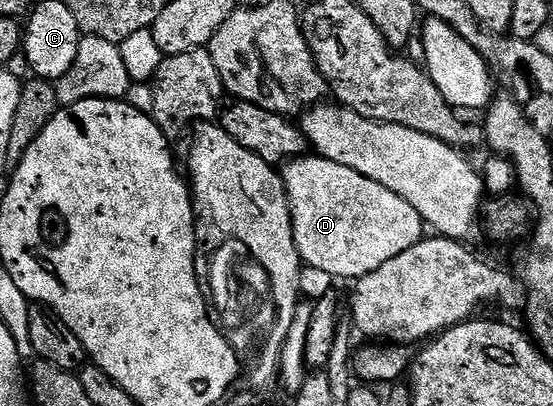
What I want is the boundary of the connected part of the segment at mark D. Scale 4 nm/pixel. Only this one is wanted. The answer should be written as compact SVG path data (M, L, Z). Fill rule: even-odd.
M308 153L282 164L281 174L291 206L293 237L297 241L299 255L310 270L312 267L323 275L354 281L365 273L373 273L373 269L381 269L385 261L393 261L397 253L405 253L405 249L417 245L424 238L424 221L409 201L385 189L385 185L377 185L377 181L369 181L369 177L361 177L361 173L345 169L345 165L337 165L337 161Z

